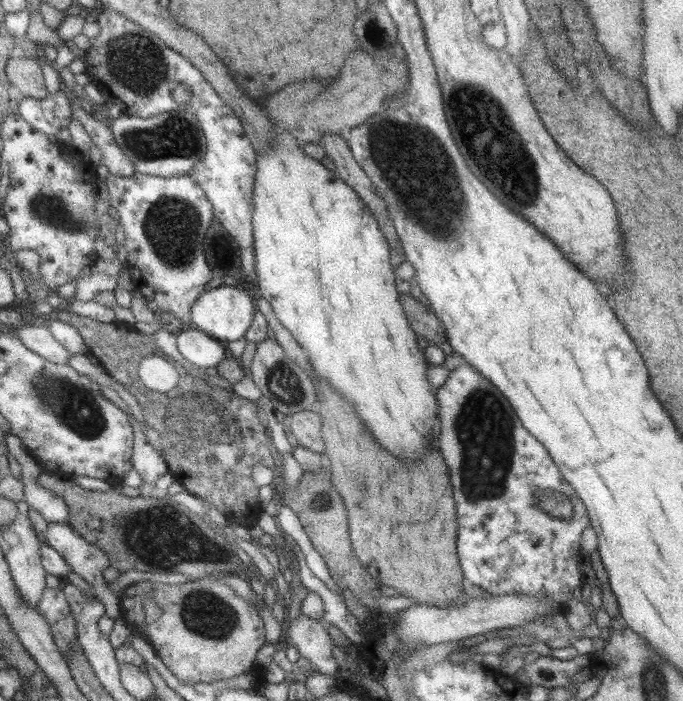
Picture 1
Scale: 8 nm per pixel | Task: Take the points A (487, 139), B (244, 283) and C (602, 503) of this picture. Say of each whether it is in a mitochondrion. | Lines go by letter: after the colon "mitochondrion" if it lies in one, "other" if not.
A: mitochondrion
B: other
C: other

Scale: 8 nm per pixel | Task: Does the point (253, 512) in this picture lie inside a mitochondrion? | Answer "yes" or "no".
no

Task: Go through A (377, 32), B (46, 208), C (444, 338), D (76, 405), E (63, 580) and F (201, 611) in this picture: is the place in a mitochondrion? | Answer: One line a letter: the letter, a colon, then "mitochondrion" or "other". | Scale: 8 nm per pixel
A: mitochondrion
B: mitochondrion
C: other
D: mitochondrion
E: other
F: mitochondrion

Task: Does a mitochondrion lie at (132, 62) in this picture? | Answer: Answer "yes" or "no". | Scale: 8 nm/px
yes

